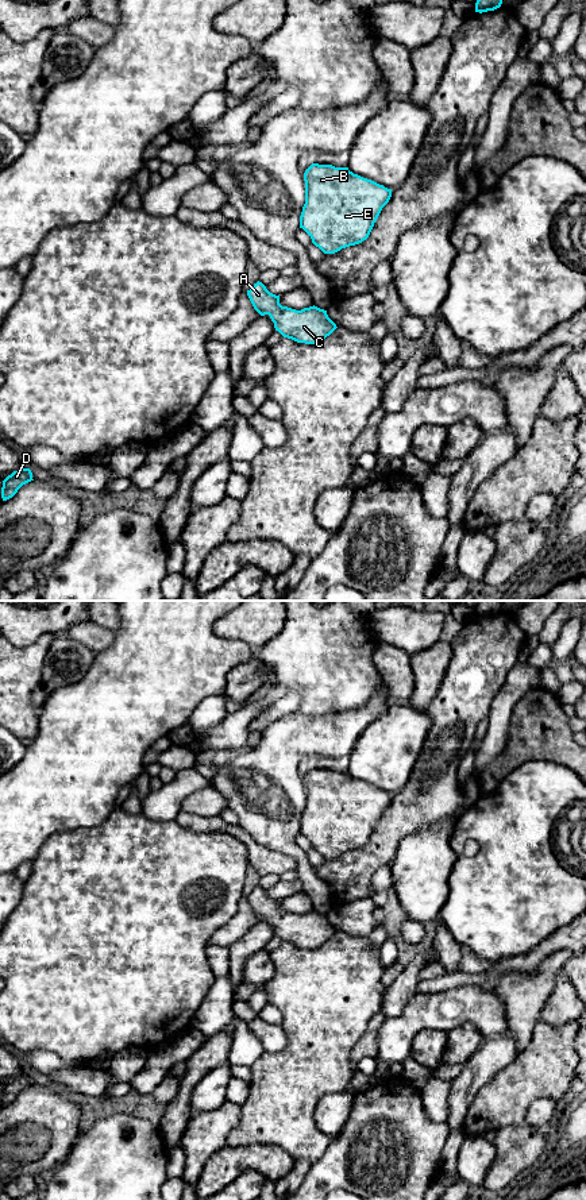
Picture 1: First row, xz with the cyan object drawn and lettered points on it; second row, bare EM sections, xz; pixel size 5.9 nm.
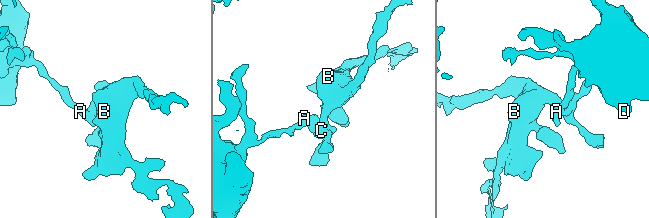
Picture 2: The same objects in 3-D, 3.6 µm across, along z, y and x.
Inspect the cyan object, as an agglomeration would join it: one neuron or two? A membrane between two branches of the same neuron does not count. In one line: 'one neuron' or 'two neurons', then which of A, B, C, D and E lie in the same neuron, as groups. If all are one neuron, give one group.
one neuron; A B C D E

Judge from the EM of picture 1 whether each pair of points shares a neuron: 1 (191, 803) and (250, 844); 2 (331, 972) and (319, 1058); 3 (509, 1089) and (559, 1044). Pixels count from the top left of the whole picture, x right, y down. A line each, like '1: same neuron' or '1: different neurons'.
1: different neurons
2: same neuron
3: same neuron

